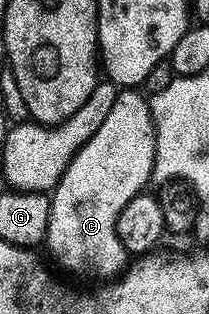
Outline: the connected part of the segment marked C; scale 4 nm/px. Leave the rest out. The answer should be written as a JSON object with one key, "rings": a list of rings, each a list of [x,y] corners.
{"rings":[[[137,90],[118,91],[111,110],[107,110],[107,118],[103,118],[103,126],[99,126],[99,130],[95,130],[95,134],[91,134],[91,138],[83,147],[76,149],[76,151],[72,153],[73,161],[67,166],[64,165],[61,180],[58,181],[56,187],[53,188],[51,192],[51,218],[49,219],[47,234],[45,235],[43,244],[44,247],[49,247],[50,254],[69,272],[82,272],[85,276],[105,276],[101,278],[113,278],[126,267],[127,253],[123,242],[119,242],[119,234],[117,233],[119,214],[123,210],[123,206],[127,206],[127,202],[131,202],[131,198],[142,195],[144,188],[141,187],[147,182],[150,183],[153,175],[153,163],[155,162],[155,126],[153,125],[153,115],[149,109],[148,99],[146,99],[144,95],[141,97],[139,93],[140,91]]]}

